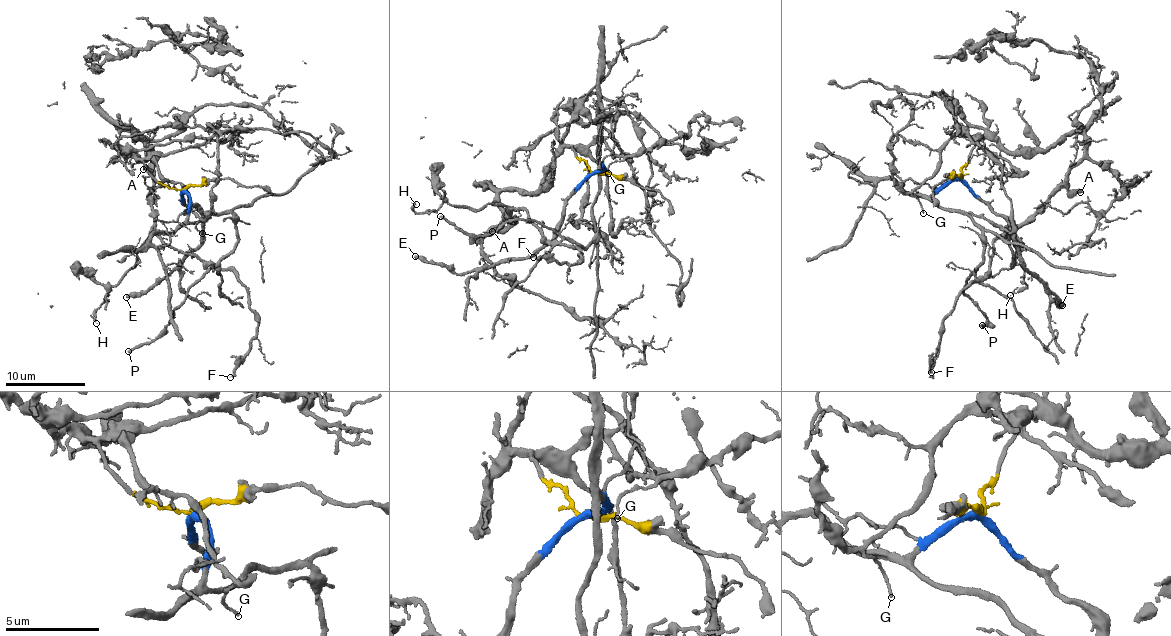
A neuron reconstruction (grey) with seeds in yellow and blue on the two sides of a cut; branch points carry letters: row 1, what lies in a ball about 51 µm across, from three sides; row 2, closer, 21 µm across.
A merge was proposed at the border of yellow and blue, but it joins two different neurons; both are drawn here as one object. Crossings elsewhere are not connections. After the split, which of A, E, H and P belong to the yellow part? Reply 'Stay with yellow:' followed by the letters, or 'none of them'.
Stay with yellow: A, H

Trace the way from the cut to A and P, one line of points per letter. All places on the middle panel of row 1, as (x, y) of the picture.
A: (595, 171), (566, 147), (543, 186), (503, 191), (501, 204), (515, 221), (491, 231)
P: (595, 171), (601, 165), (592, 211), (597, 233), (582, 248), (533, 221), (509, 220), (477, 238), (440, 215)

